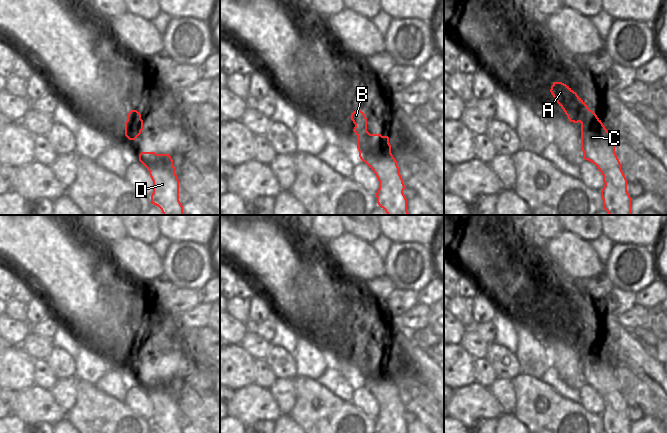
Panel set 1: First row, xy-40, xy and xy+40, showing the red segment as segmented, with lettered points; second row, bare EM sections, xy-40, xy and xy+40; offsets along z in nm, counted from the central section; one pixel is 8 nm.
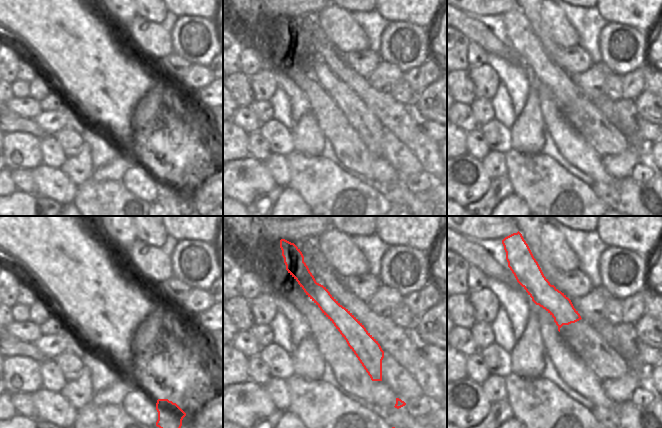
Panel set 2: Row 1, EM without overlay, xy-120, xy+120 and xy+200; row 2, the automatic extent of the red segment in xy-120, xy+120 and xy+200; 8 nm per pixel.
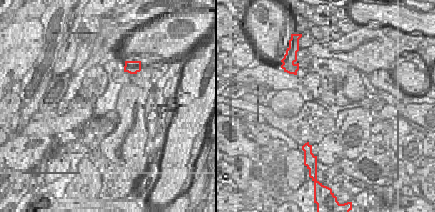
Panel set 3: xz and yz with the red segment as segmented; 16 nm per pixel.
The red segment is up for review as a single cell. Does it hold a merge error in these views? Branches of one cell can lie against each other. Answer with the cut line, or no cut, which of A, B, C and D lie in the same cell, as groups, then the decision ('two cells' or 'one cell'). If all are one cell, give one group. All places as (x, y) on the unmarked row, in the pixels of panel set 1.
cut none; groups A B C D; one cell

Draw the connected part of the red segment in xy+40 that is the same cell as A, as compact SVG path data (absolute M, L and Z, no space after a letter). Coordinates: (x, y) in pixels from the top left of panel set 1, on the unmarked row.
M553 306L551 318L563 333L570 346L581 347L581 373L585 384L592 386L603 399L605 407L601 421L604 433L631 433L631 421L627 415L627 403L621 393L621 387L615 377L611 359L585 326L569 310L562 306Z

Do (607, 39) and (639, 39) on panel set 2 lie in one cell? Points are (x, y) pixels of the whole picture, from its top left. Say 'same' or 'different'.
same

